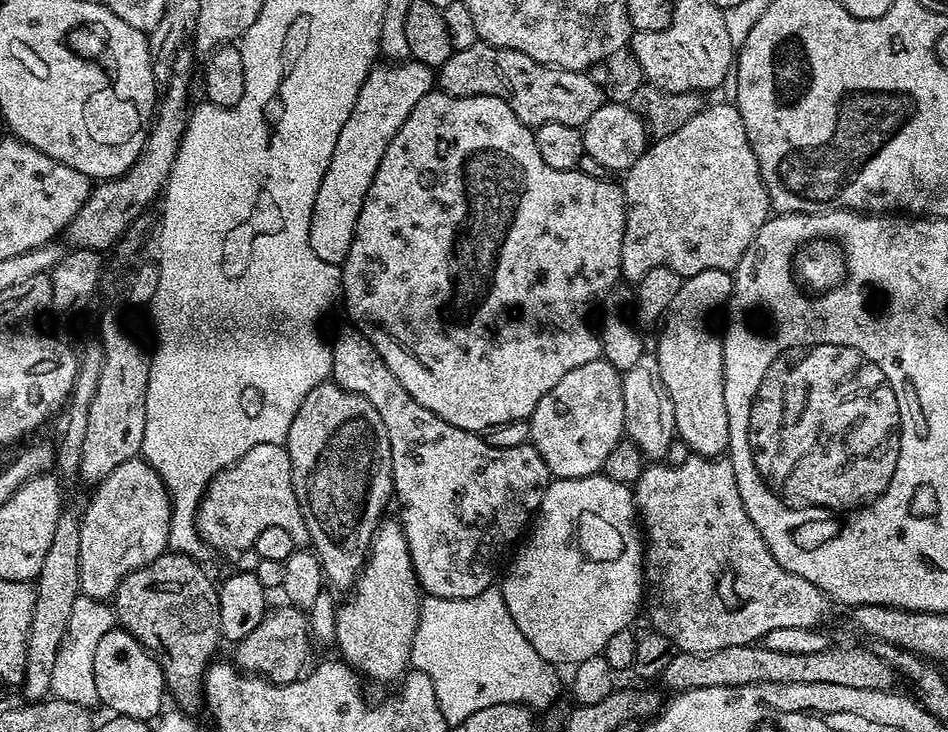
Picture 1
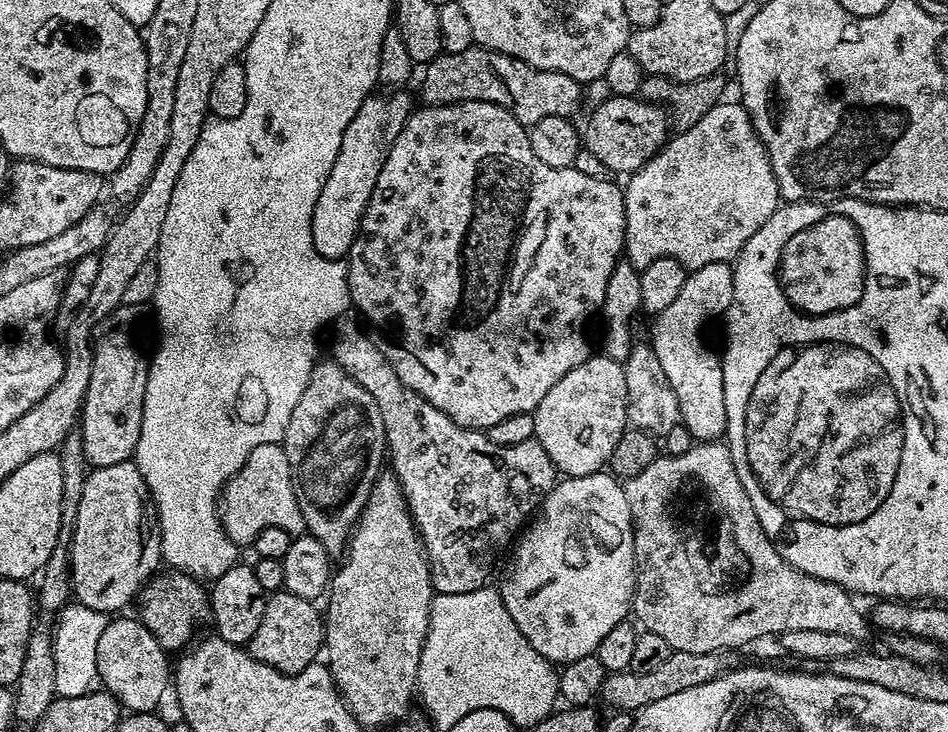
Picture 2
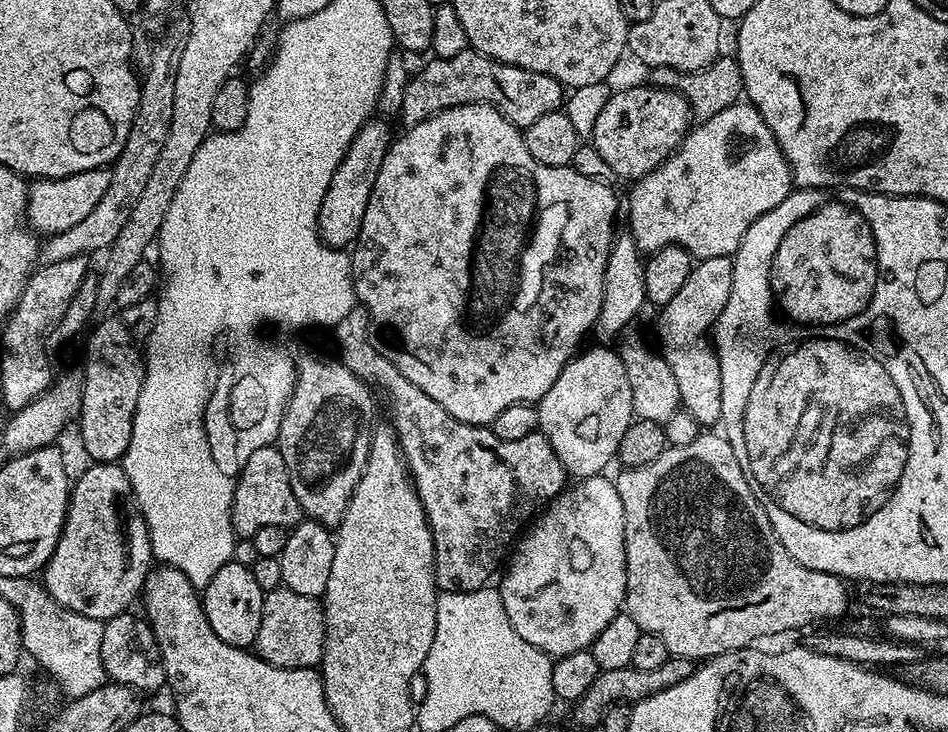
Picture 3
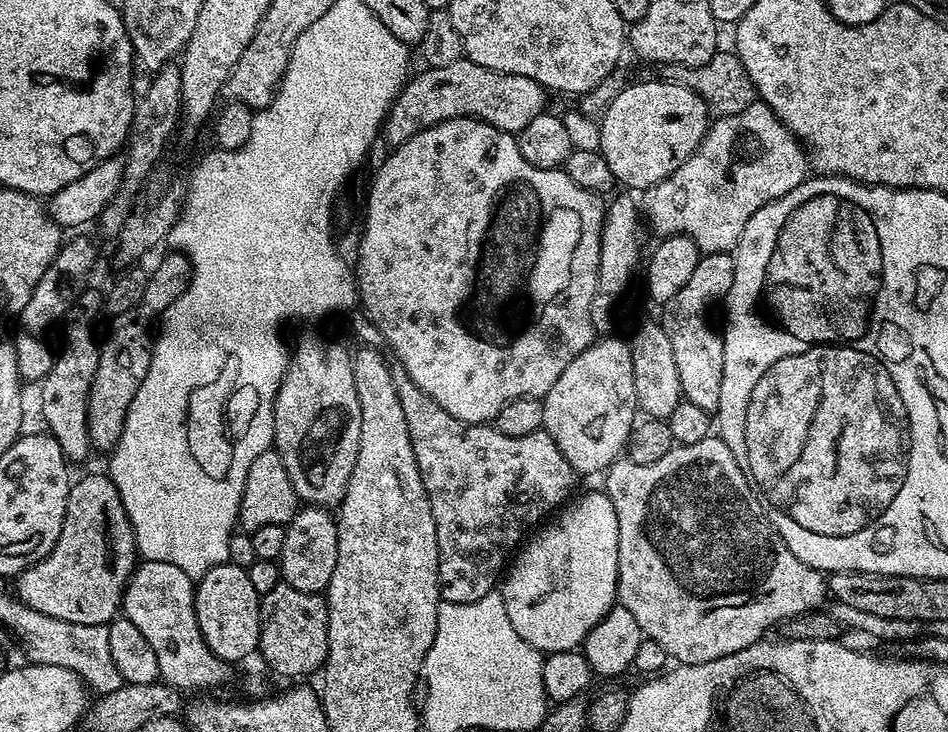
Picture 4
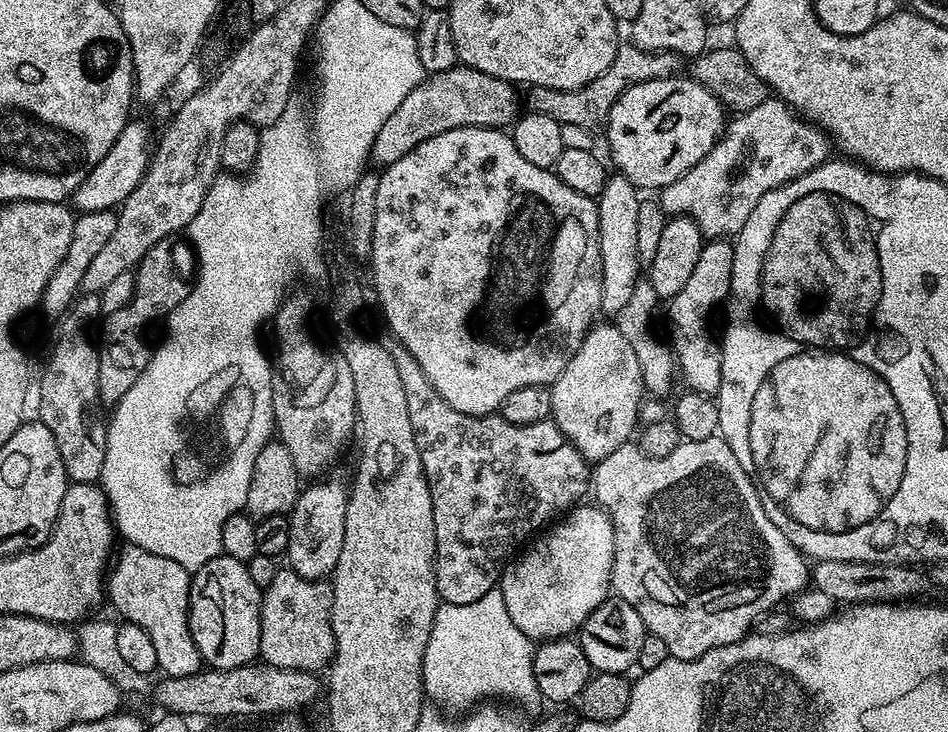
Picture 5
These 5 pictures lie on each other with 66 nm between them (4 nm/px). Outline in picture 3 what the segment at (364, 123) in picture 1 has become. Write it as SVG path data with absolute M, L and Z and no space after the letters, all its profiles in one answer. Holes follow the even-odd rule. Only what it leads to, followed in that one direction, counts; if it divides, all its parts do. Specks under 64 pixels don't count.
M373 118L362 125L350 142L338 170L334 170L334 178L330 178L326 198L322 198L322 206L318 210L316 227L320 230L321 241L333 250L344 250L356 243L370 190L374 190L374 178L378 178L384 155L394 139L394 132L388 129L388 124L387 119Z

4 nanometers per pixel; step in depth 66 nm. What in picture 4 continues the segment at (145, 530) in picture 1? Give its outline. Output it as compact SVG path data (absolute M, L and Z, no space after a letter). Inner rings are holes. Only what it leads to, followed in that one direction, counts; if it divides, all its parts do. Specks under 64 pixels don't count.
M84 476L68 490L66 518L62 534L46 558L15 577L15 595L20 601L50 618L74 622L82 626L111 624L124 603L124 588L136 571L136 541L108 540L111 524L124 524L126 513L120 507L120 495L112 477Z

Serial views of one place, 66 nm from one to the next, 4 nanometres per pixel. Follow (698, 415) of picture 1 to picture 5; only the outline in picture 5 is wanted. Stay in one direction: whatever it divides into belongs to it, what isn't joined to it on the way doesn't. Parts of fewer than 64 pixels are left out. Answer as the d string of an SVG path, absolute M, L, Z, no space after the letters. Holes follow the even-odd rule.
M712 238L702 246L702 254L698 254L698 263L690 279L674 298L667 301L668 332L672 350L676 354L679 373L689 389L707 396L719 393L722 386L722 354L721 341L712 337L708 329L708 319L716 307L723 305L728 298L730 282L734 274L734 244L728 238Z

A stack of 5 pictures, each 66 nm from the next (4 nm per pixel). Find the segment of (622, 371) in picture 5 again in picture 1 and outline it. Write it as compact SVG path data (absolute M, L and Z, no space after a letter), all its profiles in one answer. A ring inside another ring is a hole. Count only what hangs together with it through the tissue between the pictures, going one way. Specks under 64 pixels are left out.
M606 359L586 362L586 366L570 370L570 374L538 402L530 418L530 443L542 454L553 477L569 480L595 476L603 469L610 450L620 444L625 435L621 375Z

